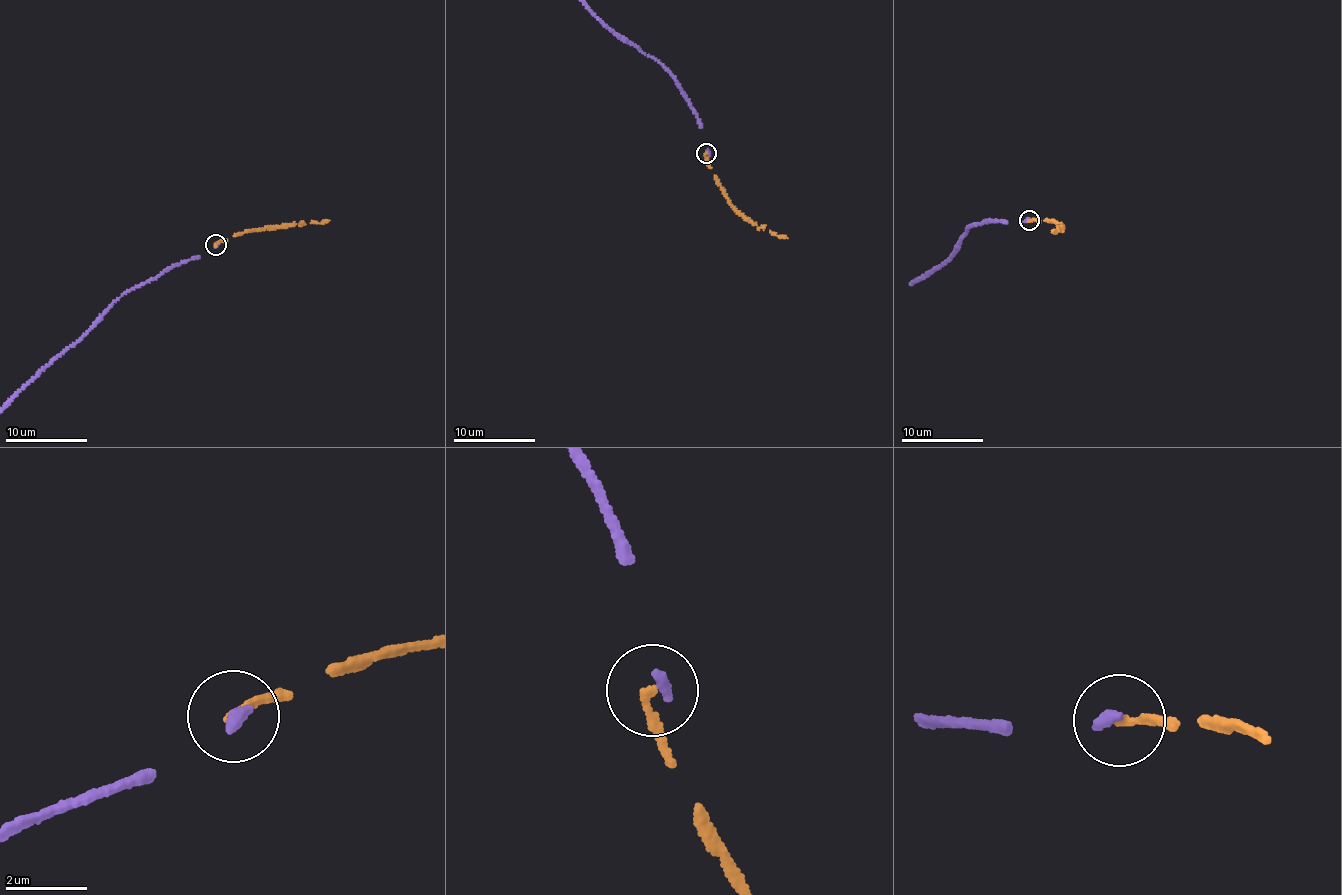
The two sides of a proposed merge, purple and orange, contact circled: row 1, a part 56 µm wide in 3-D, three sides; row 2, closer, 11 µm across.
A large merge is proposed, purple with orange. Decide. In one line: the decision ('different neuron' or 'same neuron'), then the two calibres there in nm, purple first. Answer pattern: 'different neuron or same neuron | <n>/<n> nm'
different neuron | 240/180 nm

